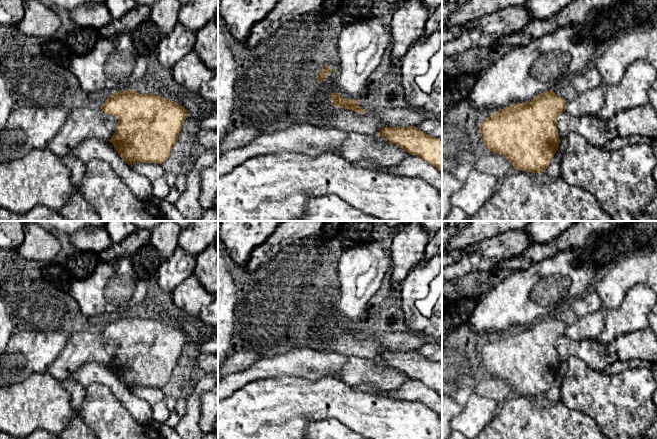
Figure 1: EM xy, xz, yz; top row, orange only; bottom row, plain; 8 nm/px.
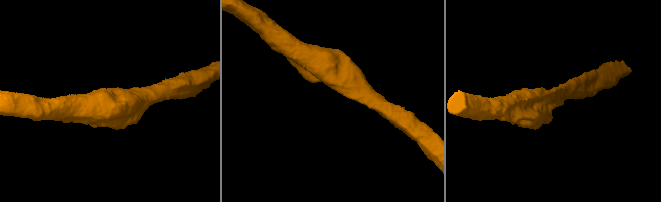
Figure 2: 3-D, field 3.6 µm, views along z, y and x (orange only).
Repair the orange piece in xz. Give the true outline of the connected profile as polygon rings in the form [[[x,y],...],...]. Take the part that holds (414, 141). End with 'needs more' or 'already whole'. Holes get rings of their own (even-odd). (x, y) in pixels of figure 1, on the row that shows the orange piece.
[[[415,126],[384,127],[378,135],[387,138],[390,143],[406,150],[410,155],[421,157],[442,173],[442,139],[426,134]]] | already whole

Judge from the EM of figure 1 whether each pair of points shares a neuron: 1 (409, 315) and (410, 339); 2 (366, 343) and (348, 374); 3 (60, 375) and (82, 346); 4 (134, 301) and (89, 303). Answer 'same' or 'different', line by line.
1: different
2: different
3: same
4: same

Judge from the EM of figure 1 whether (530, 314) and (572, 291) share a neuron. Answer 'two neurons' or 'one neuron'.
one neuron

